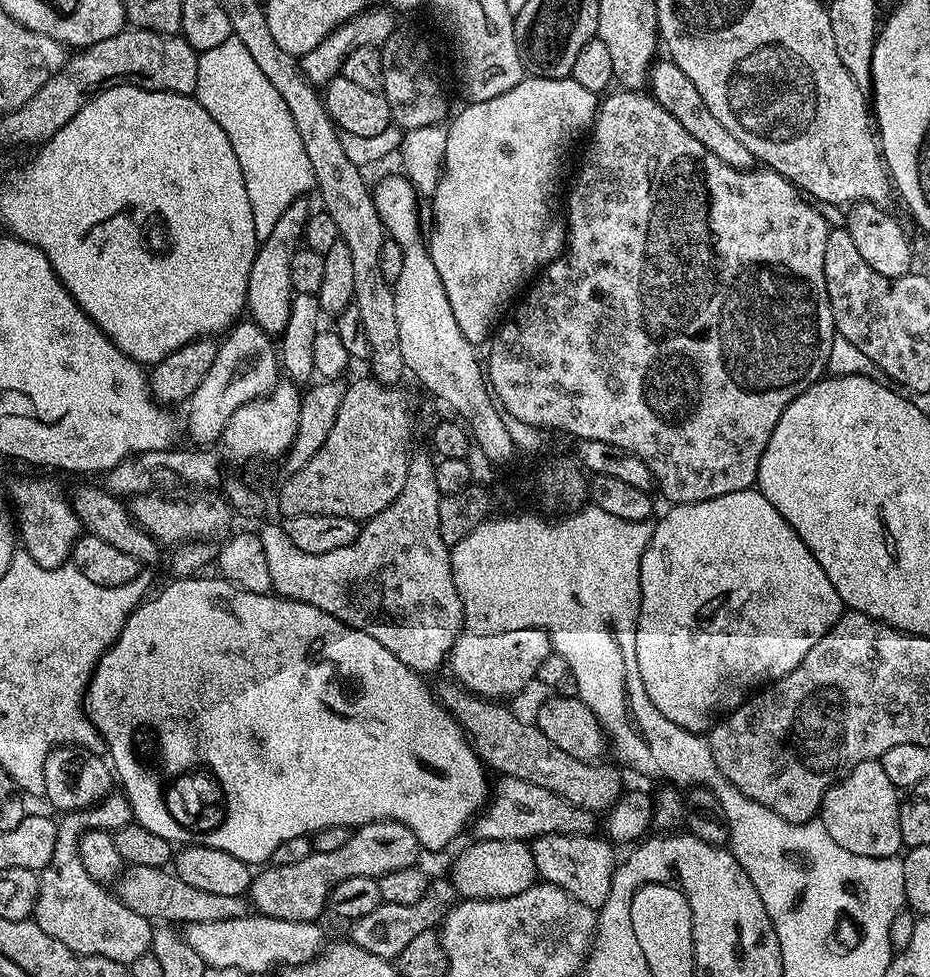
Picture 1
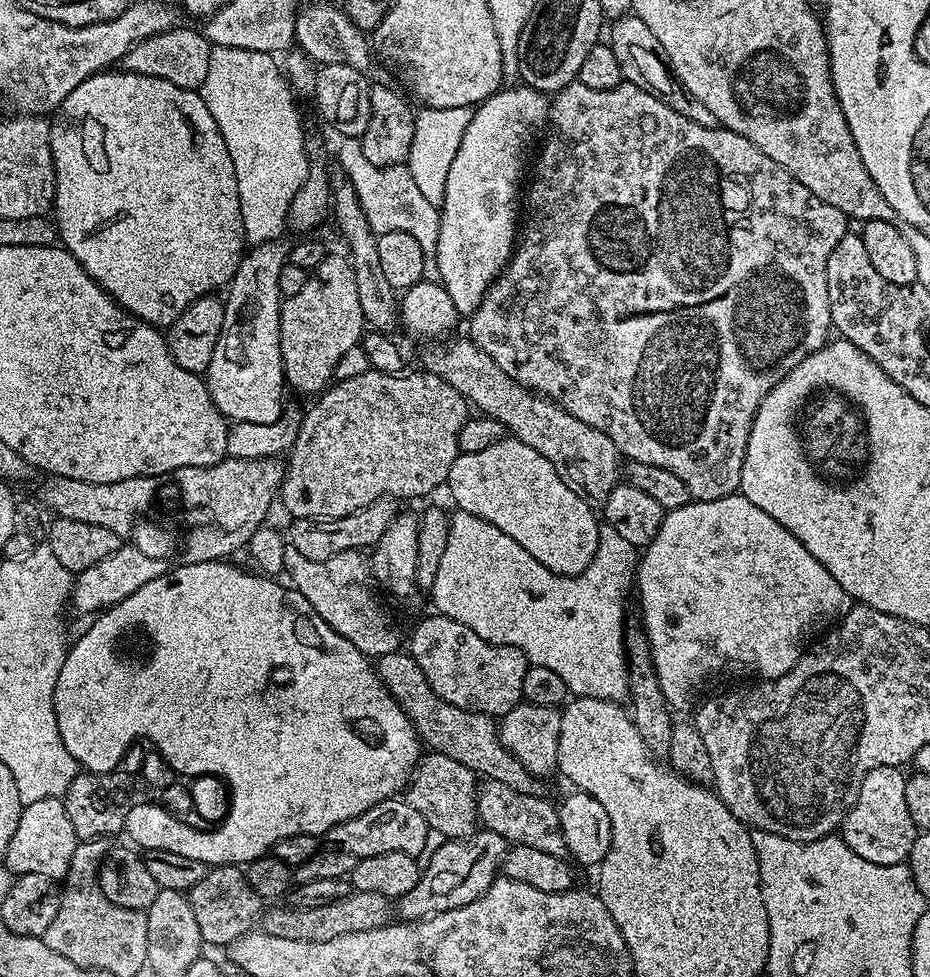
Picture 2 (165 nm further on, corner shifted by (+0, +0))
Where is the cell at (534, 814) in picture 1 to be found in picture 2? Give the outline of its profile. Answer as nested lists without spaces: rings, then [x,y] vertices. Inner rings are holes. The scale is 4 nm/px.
[[[429,751],[421,755],[420,763],[412,774],[406,789],[406,799],[422,818],[426,818],[429,828],[438,830],[445,841],[466,840],[478,831],[478,813],[476,797],[478,795],[478,777],[474,770],[446,758],[446,754]]]

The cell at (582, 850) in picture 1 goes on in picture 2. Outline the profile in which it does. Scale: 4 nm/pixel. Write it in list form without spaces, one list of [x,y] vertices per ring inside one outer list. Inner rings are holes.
[[[485,779],[478,788],[476,811],[483,827],[498,834],[508,841],[509,845],[525,844],[546,854],[567,857],[569,853],[557,805],[555,803],[552,805],[550,801],[544,799],[543,795],[522,794],[506,786],[506,782]]]

